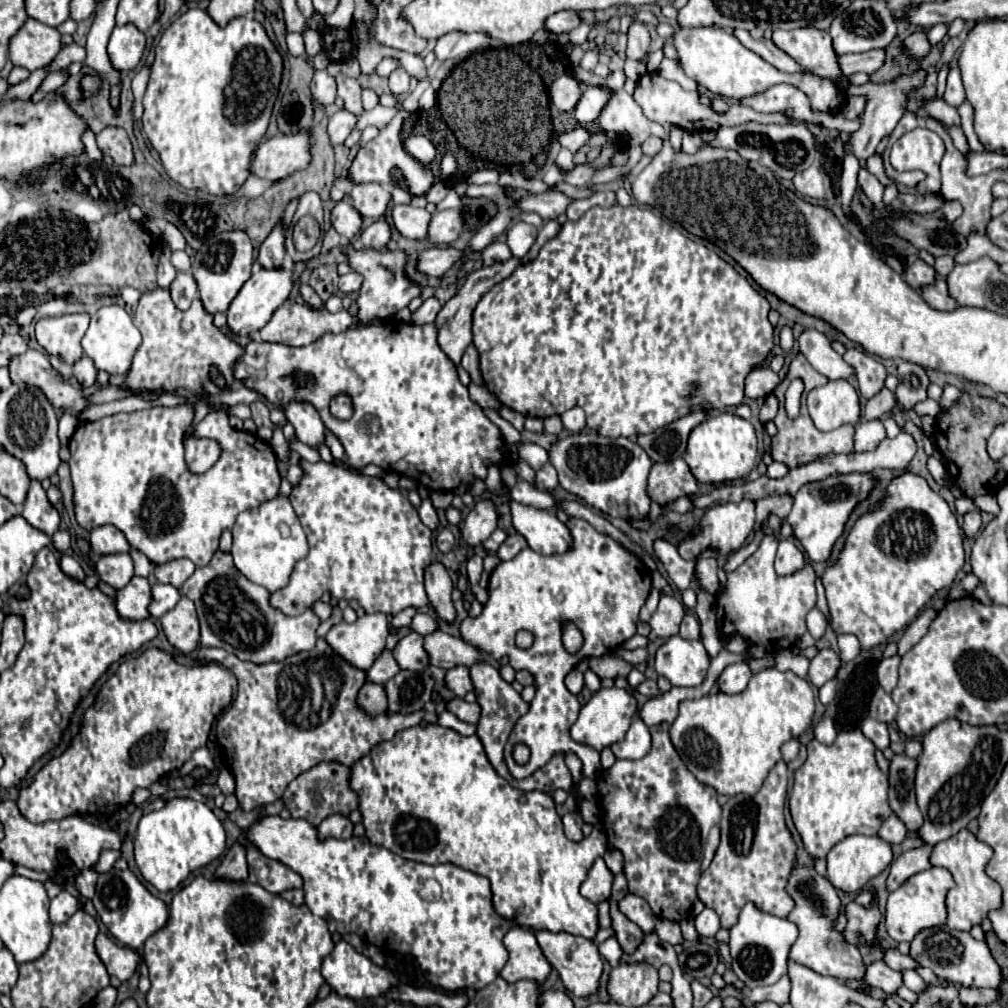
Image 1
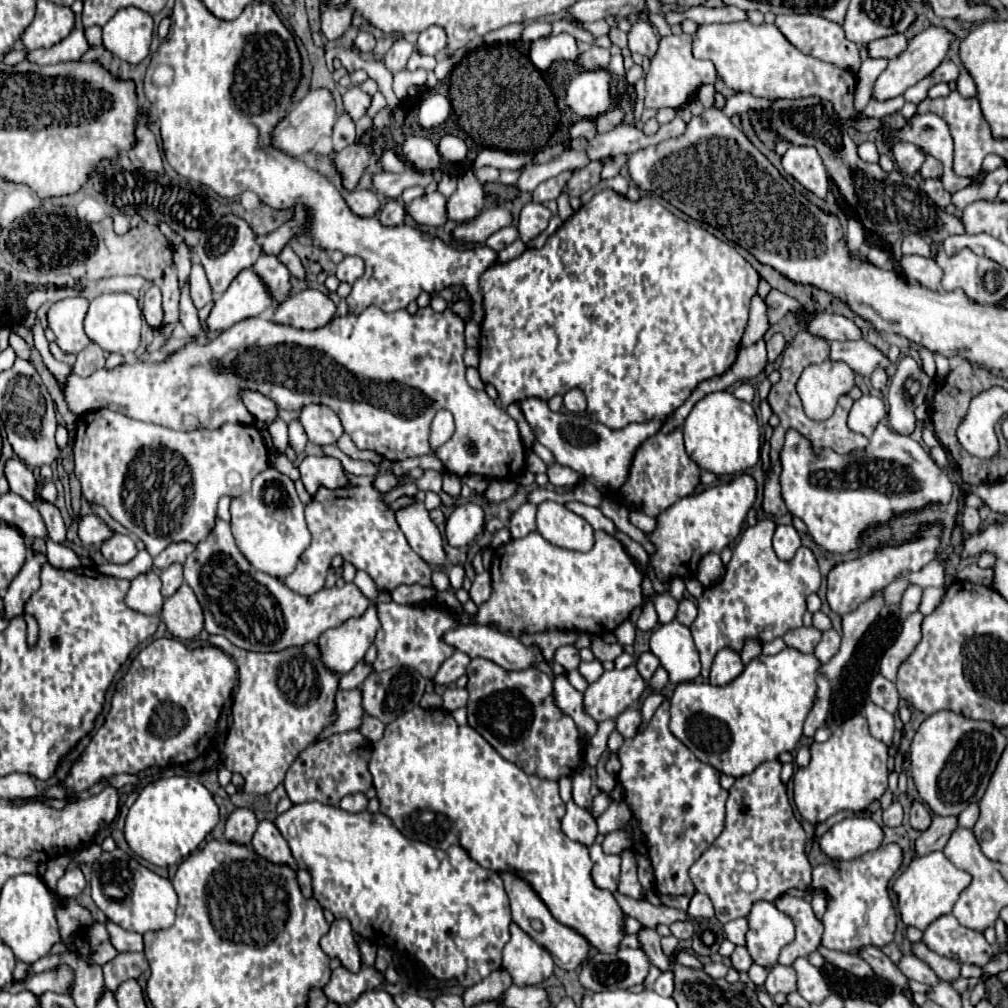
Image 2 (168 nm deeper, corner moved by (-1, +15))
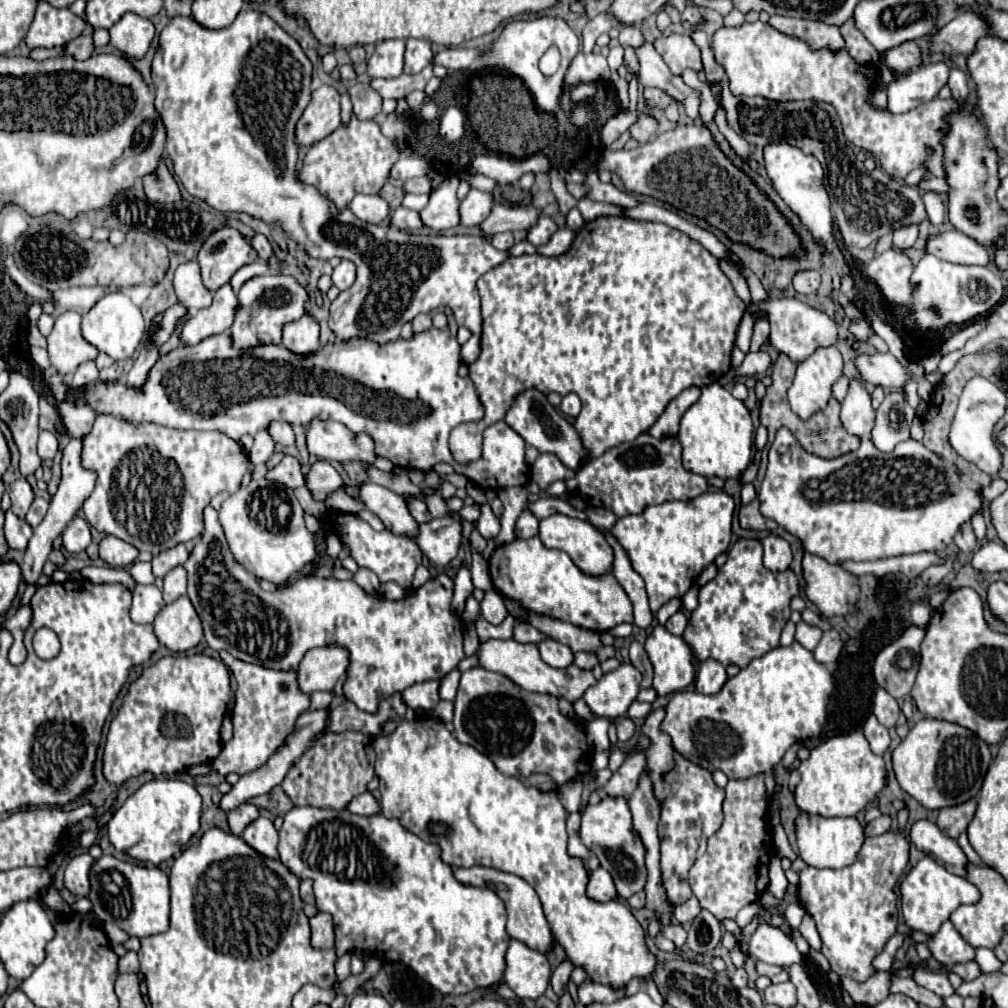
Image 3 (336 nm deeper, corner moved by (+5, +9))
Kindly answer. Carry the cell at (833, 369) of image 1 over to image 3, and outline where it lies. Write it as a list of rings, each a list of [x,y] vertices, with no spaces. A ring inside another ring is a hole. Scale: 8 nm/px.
[[[889,352],[857,354],[855,368],[863,382],[883,386],[883,388],[903,388],[911,380],[909,370],[903,364],[899,364],[897,358]]]

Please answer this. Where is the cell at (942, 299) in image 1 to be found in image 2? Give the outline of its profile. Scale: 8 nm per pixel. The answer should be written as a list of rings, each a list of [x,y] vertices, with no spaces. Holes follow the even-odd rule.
[[[901,256],[901,260],[897,262],[899,264],[899,274],[909,280],[909,282],[915,282],[923,288],[929,288],[929,290],[937,290],[939,288],[939,282],[941,282],[941,268],[935,264],[933,258],[923,258],[923,256]]]

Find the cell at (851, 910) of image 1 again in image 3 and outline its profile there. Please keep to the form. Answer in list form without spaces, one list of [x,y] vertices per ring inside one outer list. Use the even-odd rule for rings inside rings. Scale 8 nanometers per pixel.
[[[906,807],[898,812],[898,831],[865,838],[855,864],[839,870],[809,866],[801,872],[799,902],[815,918],[823,940],[821,952],[839,976],[867,980],[875,972],[871,960],[897,930],[895,886],[909,862],[909,840],[902,834],[908,815]]]

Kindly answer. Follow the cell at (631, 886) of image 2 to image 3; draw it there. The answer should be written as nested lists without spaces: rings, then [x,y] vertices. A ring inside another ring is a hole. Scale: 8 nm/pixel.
[[[603,798],[597,806],[585,804],[583,810],[581,810],[581,830],[579,830],[579,834],[581,834],[581,842],[593,854],[597,854],[601,866],[605,870],[609,870],[609,874],[613,876],[619,898],[627,900],[635,892],[643,890],[645,878],[647,878],[645,860],[643,860],[645,850],[643,850],[643,844],[641,844],[639,836],[633,832],[627,798]]]

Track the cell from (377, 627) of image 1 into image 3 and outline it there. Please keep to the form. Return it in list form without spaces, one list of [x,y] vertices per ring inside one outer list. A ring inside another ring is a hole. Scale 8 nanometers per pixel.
[[[321,646],[311,648],[297,672],[299,672],[299,688],[307,694],[315,690],[333,690],[335,682],[349,668],[349,650],[341,646]]]

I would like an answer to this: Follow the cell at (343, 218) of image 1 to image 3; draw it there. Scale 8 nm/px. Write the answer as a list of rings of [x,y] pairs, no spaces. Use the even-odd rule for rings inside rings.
[[[357,194],[349,206],[347,206],[359,220],[369,222],[369,224],[381,224],[385,218],[389,218],[391,210],[387,202],[381,196],[375,194]]]

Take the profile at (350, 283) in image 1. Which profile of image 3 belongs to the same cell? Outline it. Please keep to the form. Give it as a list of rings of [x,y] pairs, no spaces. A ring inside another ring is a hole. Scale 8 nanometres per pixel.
[[[341,260],[341,264],[333,270],[333,276],[331,278],[333,278],[333,284],[339,290],[349,288],[355,282],[355,264],[349,262],[349,260]]]

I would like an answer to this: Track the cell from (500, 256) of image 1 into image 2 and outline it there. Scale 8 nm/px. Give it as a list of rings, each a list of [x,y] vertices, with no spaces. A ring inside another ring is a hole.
[[[507,226],[507,228],[501,228],[501,230],[497,230],[495,234],[491,234],[489,238],[487,238],[487,246],[489,248],[493,248],[493,250],[503,250],[505,246],[509,246],[511,242],[515,242],[519,238],[519,232],[517,232],[517,228],[515,226]]]

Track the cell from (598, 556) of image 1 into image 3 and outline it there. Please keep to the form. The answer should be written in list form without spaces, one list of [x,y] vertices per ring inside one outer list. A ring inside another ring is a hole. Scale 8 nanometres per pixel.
[[[537,536],[529,540],[517,538],[511,544],[499,546],[493,558],[489,558],[489,574],[499,594],[517,600],[527,612],[565,620],[599,634],[621,622],[633,622],[631,602],[611,572],[587,576],[573,564],[569,554],[545,548]]]

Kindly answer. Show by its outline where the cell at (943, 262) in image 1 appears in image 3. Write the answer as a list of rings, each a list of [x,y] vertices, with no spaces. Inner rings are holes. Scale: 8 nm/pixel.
[[[959,230],[943,232],[931,238],[927,242],[927,252],[933,252],[937,258],[955,264],[977,264],[977,266],[991,264],[989,250]]]

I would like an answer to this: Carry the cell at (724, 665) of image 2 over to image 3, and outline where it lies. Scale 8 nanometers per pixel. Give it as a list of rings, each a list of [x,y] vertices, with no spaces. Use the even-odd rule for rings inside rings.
[[[707,660],[699,666],[699,672],[697,672],[697,690],[701,694],[717,694],[723,684],[727,682],[727,672],[725,672],[725,666],[721,662],[715,662],[715,660]]]

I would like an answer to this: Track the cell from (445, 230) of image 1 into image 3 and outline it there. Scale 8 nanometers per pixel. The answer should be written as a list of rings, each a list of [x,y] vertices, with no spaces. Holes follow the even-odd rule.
[[[471,188],[465,200],[459,204],[459,218],[463,226],[479,226],[487,214],[491,212],[493,196],[489,192],[481,192],[477,188]]]

